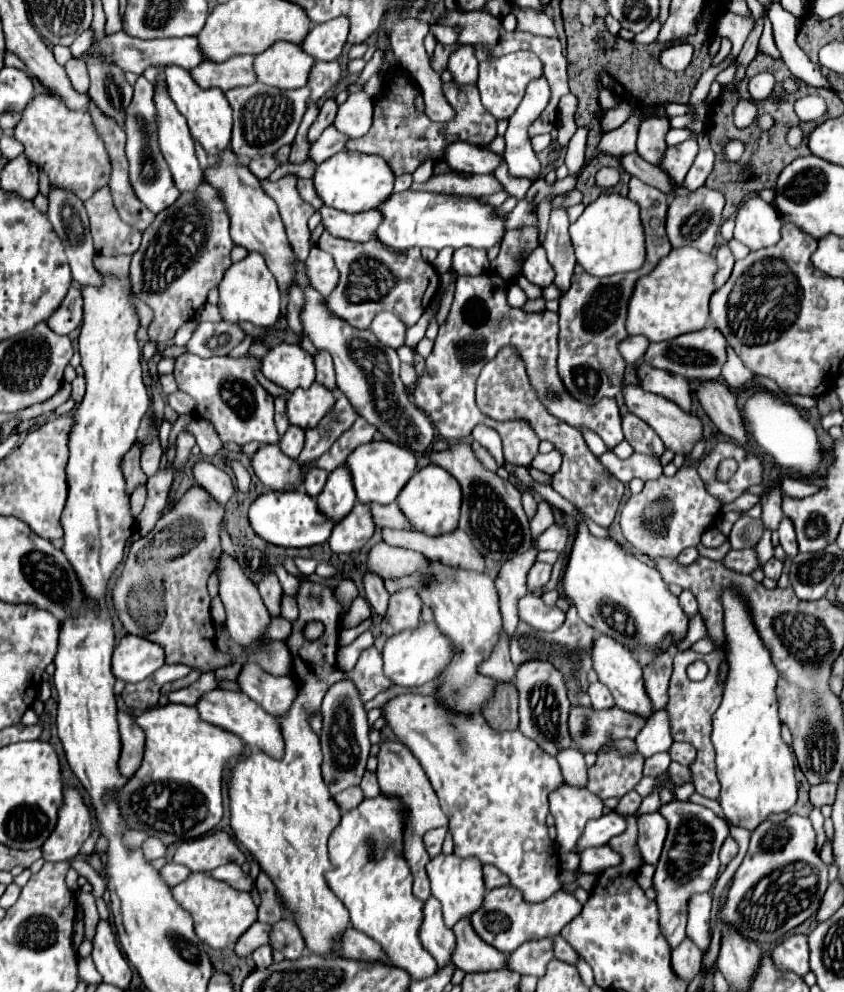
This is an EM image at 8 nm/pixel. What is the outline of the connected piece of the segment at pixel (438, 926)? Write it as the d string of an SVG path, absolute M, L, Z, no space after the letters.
M430 896L424 902L422 908L422 926L418 930L422 946L436 958L438 966L446 966L452 962L452 950L454 950L454 932L446 928L442 920L442 910L440 904L434 896Z

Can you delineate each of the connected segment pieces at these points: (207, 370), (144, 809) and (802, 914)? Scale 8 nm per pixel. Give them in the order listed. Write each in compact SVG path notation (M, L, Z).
M182 354L176 358L174 376L178 382L178 390L196 398L198 408L194 414L212 422L222 442L278 444L280 436L274 426L274 400L256 382L254 370L258 368L260 368L260 360L250 356L200 358L194 354Z
M166 704L142 712L136 722L146 734L142 766L118 792L122 816L134 830L146 830L166 844L200 838L224 816L222 778L226 766L242 758L246 748L238 736L198 716L194 706Z
M796 814L778 824L766 820L752 832L750 848L734 874L722 910L722 922L736 926L750 940L768 946L818 912L826 888L828 866L816 852L816 830L812 822Z

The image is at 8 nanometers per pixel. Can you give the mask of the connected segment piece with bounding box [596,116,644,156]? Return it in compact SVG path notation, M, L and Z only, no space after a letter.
M630 116L620 128L604 134L602 140L598 142L596 152L610 156L622 156L628 152L636 152L636 132L642 120L644 120L642 116Z

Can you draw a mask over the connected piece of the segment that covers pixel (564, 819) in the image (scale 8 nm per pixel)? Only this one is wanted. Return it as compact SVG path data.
M564 784L550 794L550 812L556 818L556 844L560 852L576 852L578 836L588 820L602 816L602 800L588 788L572 788Z

